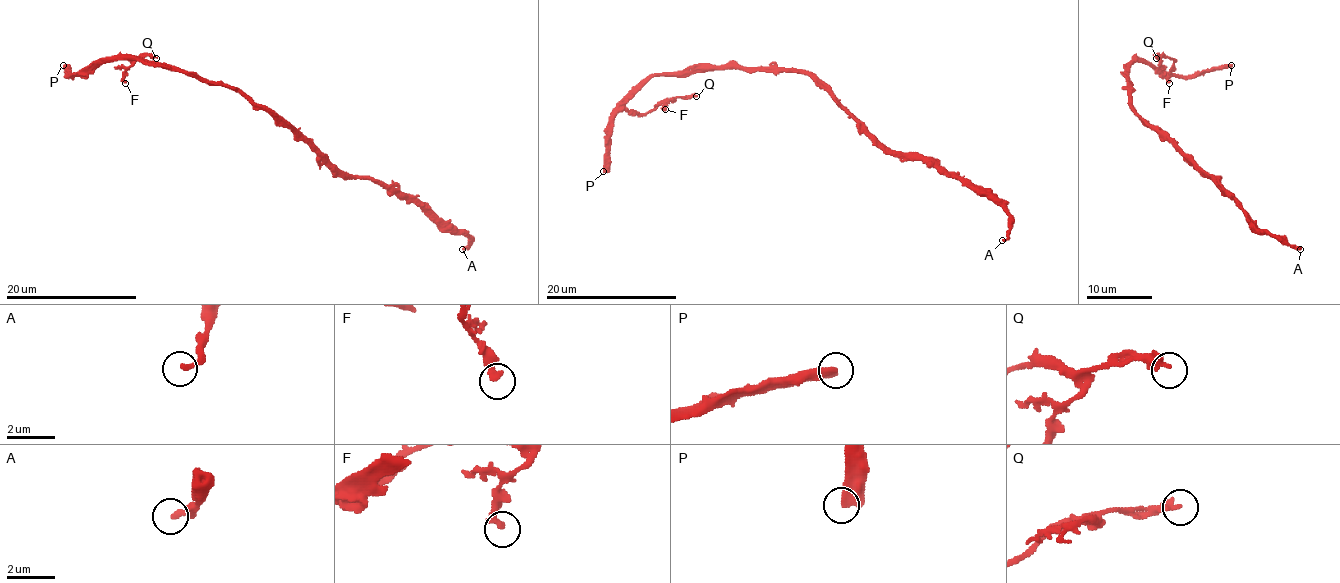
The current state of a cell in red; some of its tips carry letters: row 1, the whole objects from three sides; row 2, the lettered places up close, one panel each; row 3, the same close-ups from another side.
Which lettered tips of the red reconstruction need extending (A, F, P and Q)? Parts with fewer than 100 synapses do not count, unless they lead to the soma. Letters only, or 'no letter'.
P

